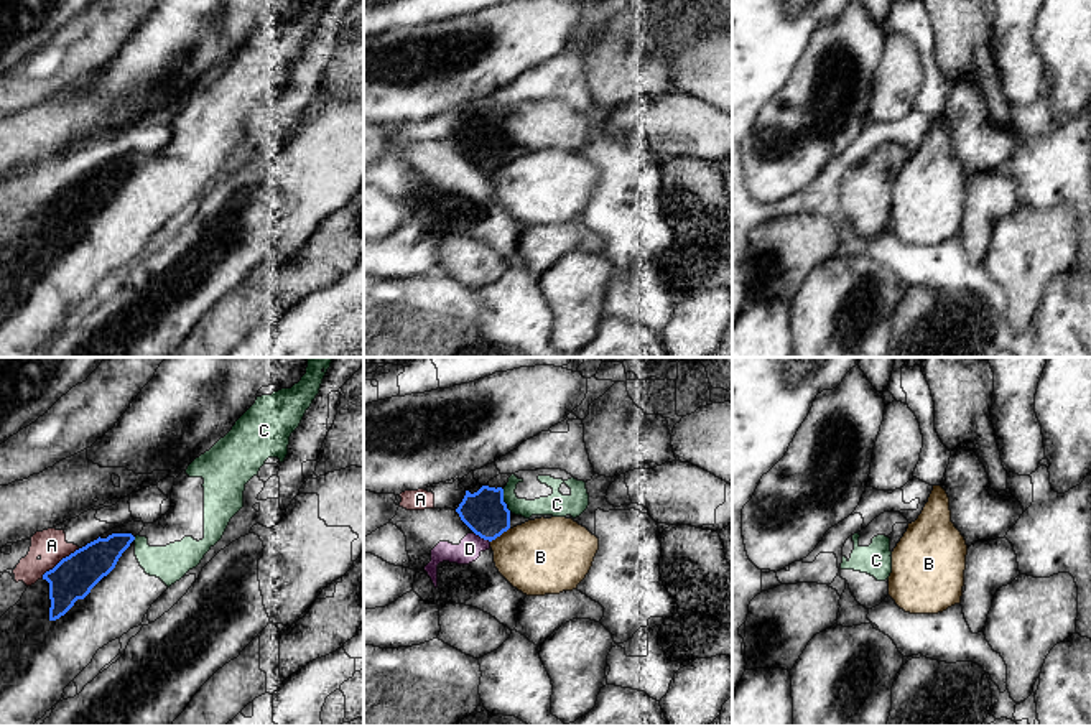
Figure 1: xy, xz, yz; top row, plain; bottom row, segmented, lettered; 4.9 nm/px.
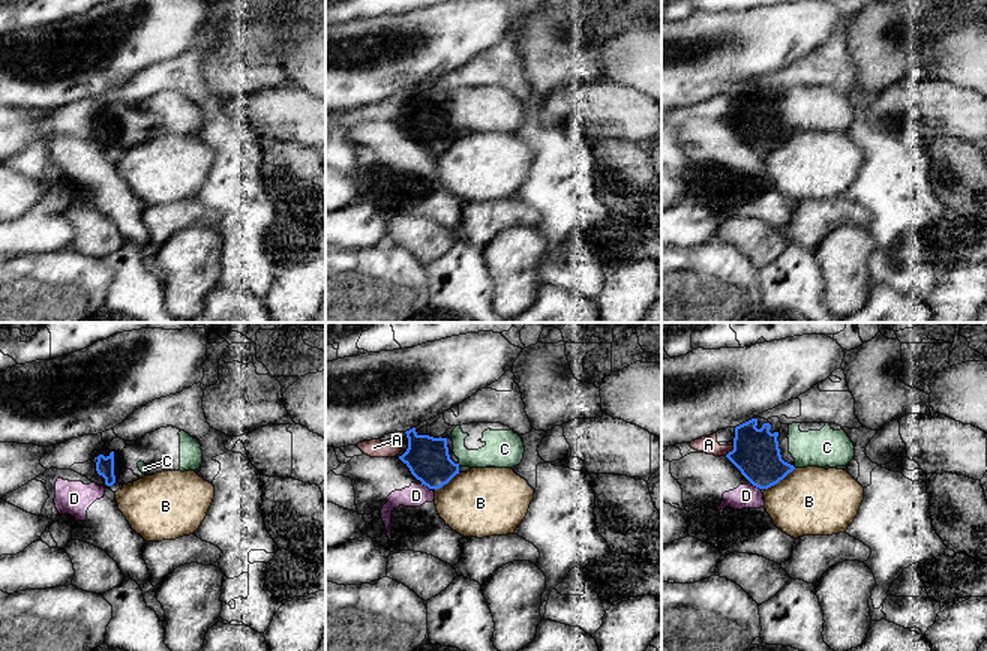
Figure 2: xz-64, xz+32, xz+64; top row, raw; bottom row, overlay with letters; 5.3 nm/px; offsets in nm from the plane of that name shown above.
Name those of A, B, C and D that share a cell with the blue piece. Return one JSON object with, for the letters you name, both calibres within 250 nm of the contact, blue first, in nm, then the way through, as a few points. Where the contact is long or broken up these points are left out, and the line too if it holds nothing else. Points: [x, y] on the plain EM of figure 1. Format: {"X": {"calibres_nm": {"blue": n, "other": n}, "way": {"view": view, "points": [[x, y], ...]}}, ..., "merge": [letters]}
{"C": {"calibres_nm": {"blue": 220, "other": 100}}, "merge": ["C"]}

